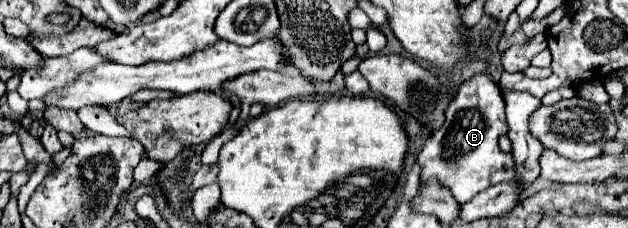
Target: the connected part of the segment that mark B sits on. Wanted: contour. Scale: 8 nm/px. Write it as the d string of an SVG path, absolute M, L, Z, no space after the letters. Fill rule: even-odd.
M475 74L473 78L463 82L457 98L445 112L445 124L437 132L433 132L419 154L419 162L423 166L421 180L425 182L427 178L437 178L461 204L493 184L513 180L513 156L501 152L497 144L499 136L507 134L503 106L505 102L501 90L491 76Z

